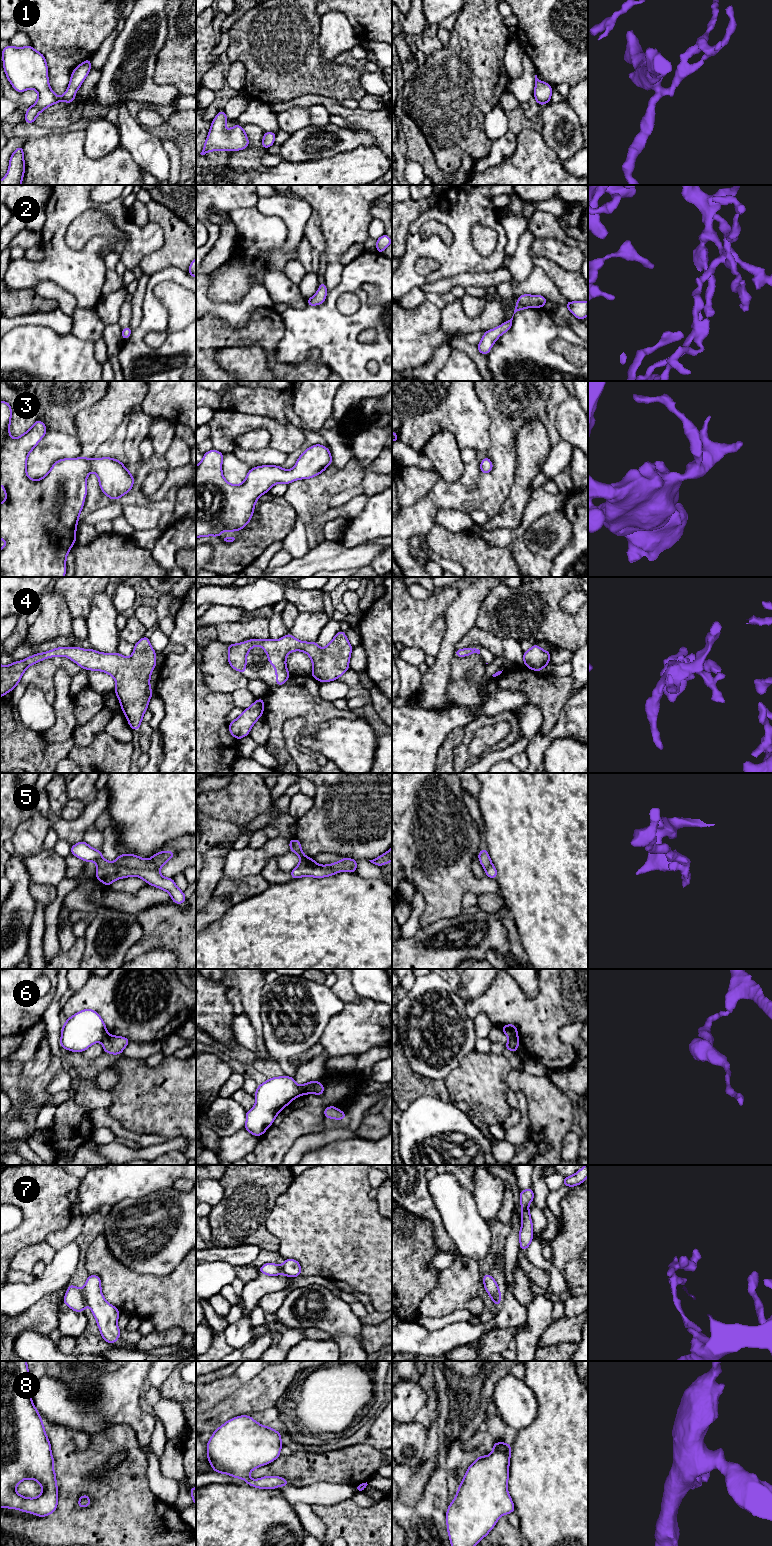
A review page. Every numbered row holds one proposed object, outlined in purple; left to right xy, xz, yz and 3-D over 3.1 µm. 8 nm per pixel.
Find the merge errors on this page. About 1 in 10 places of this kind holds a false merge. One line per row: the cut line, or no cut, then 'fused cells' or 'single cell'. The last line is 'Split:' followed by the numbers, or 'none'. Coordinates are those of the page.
1: no cut | single cell
2: no cut | single cell
3: no cut | single cell
4: no cut | single cell
5: xy (113, 862), (128, 867), (158, 870) | fused cells
6: xz (301, 1086), (300, 1094) | fused cells
7: xy (82, 1290), (86, 1304) | fused cells
8: no cut | single cell
Split: 5, 6, 7

